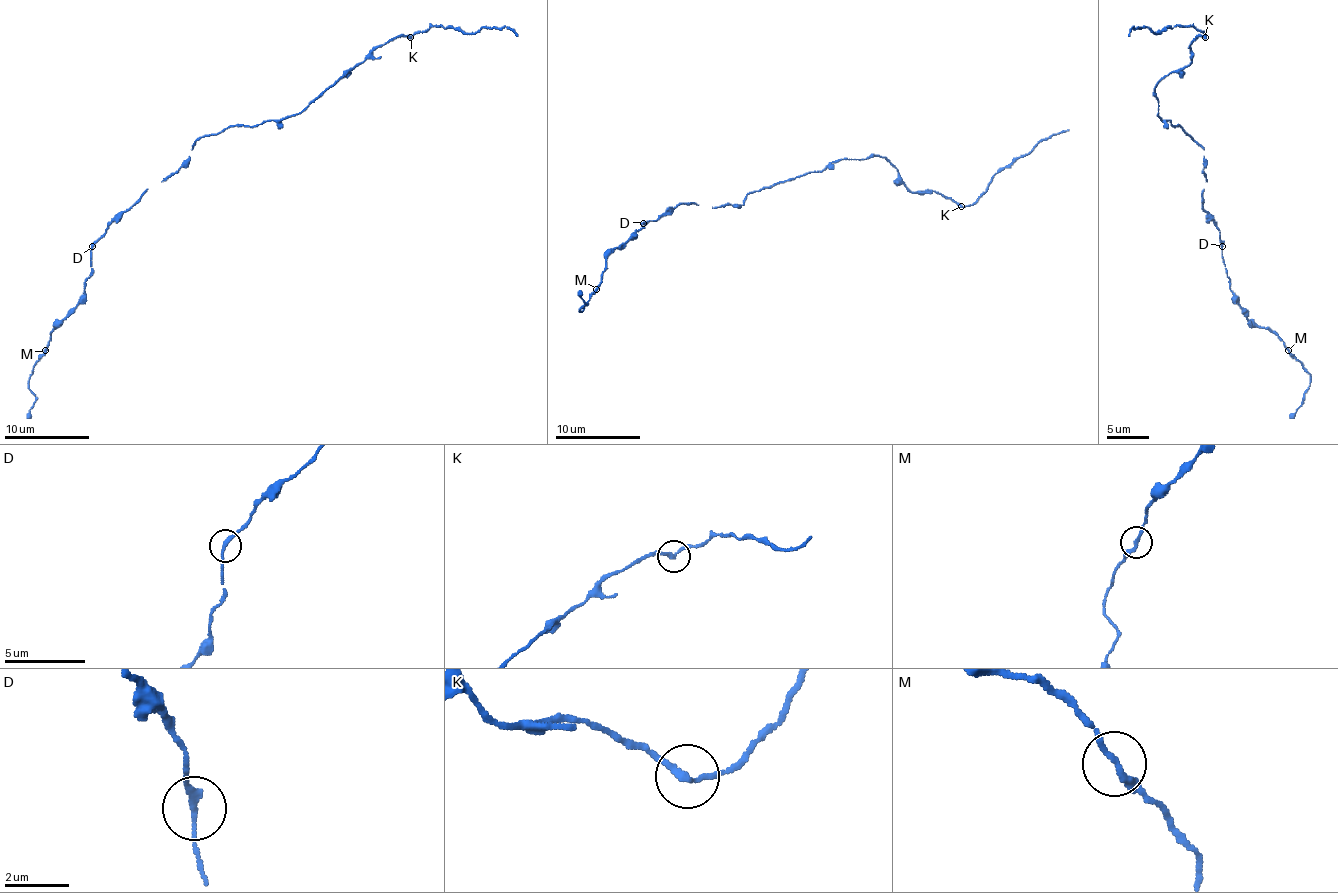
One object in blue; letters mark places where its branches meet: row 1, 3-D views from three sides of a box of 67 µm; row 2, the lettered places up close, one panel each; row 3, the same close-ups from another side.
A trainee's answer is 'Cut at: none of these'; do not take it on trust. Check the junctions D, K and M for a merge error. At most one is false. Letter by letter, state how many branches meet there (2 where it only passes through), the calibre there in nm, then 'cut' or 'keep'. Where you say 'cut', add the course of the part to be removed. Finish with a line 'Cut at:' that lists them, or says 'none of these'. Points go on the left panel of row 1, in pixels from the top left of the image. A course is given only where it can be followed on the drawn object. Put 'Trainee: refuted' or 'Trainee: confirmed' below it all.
D: branches 2; calibre 200 nm; keep
K: branches 2; calibre 200 nm; cut; course (410, 37), (431, 26), (476, 32), (503, 26), (518, 37)
M: branches 2; calibre 200 nm; keep
Cut at: K
Trainee: refuted

